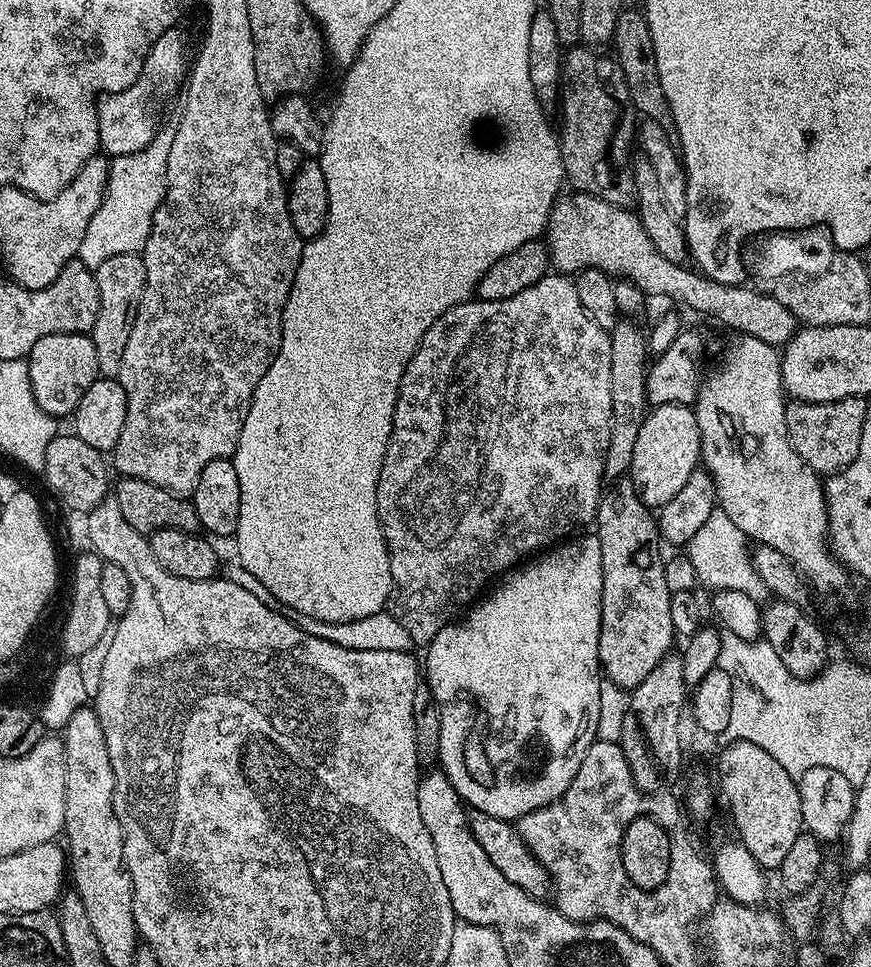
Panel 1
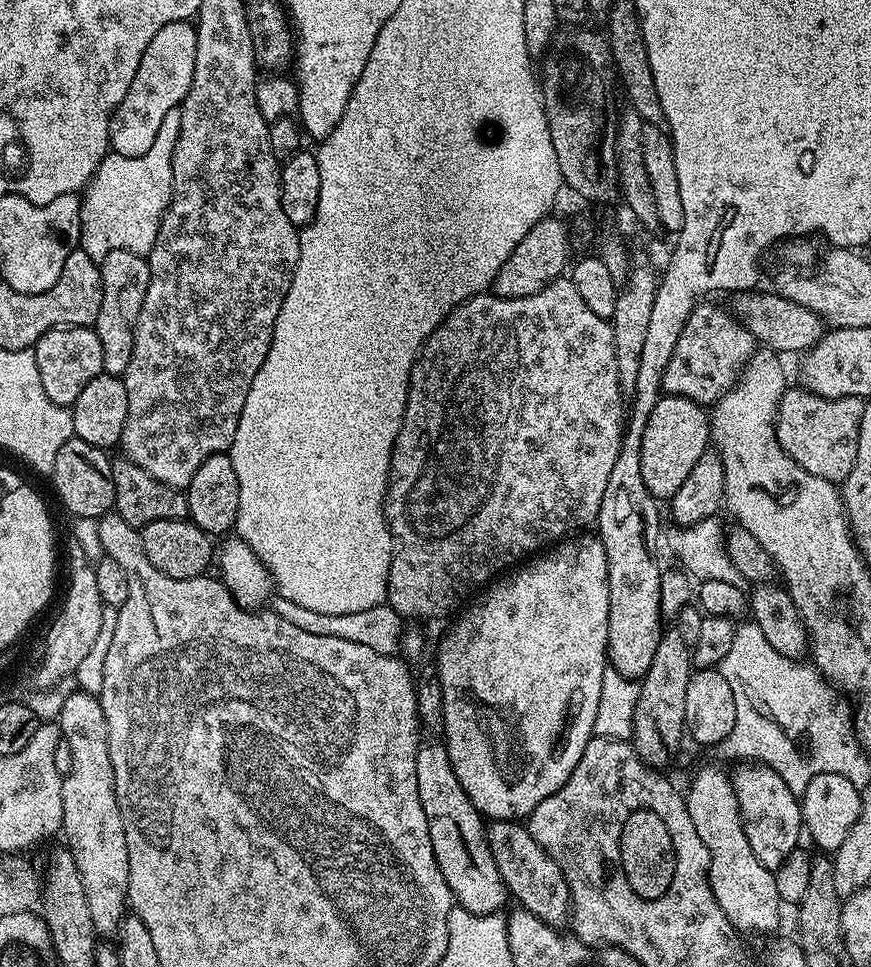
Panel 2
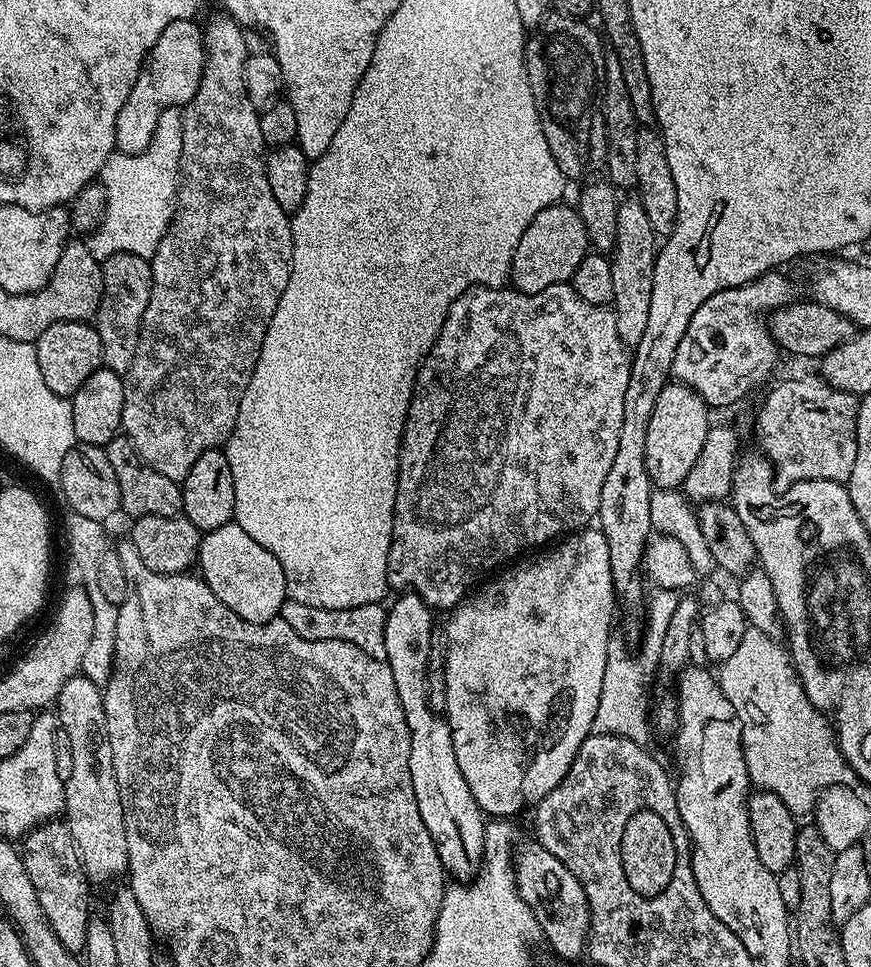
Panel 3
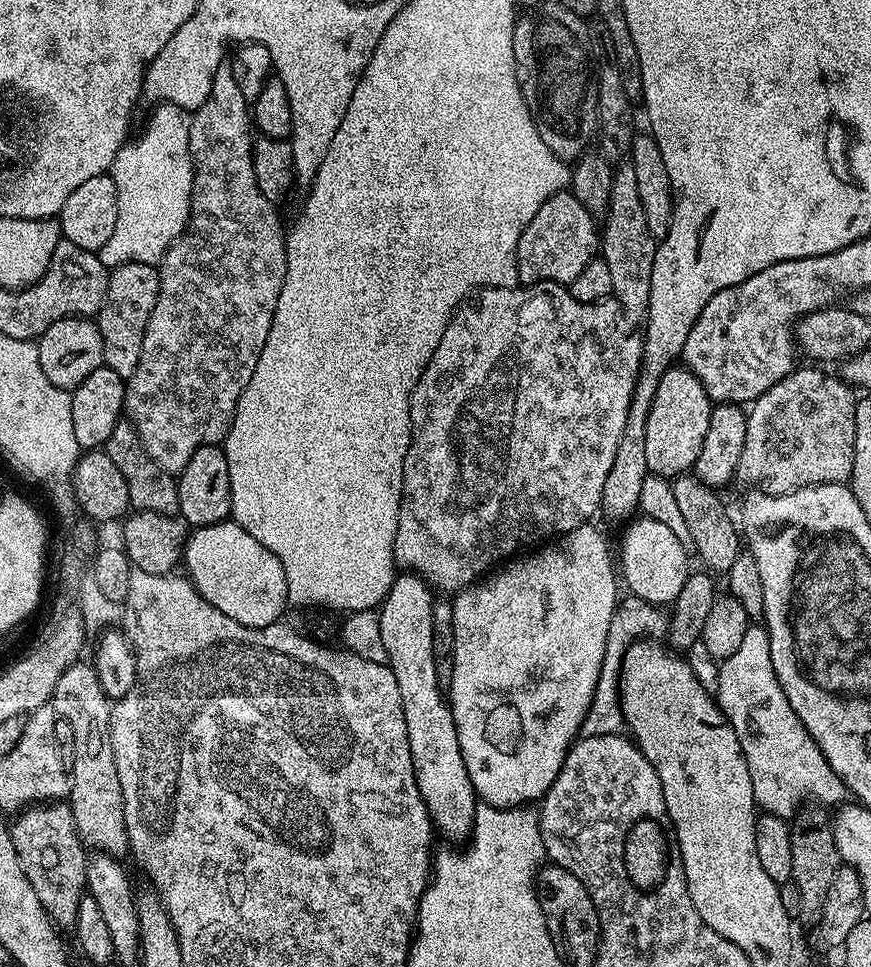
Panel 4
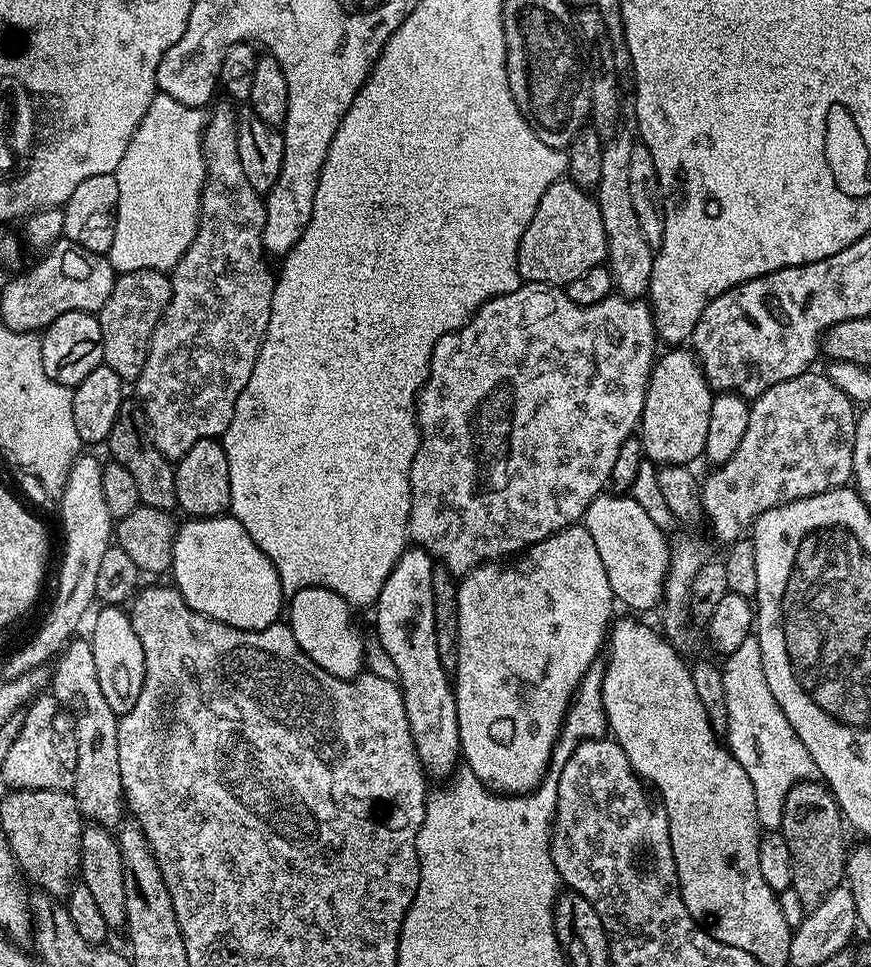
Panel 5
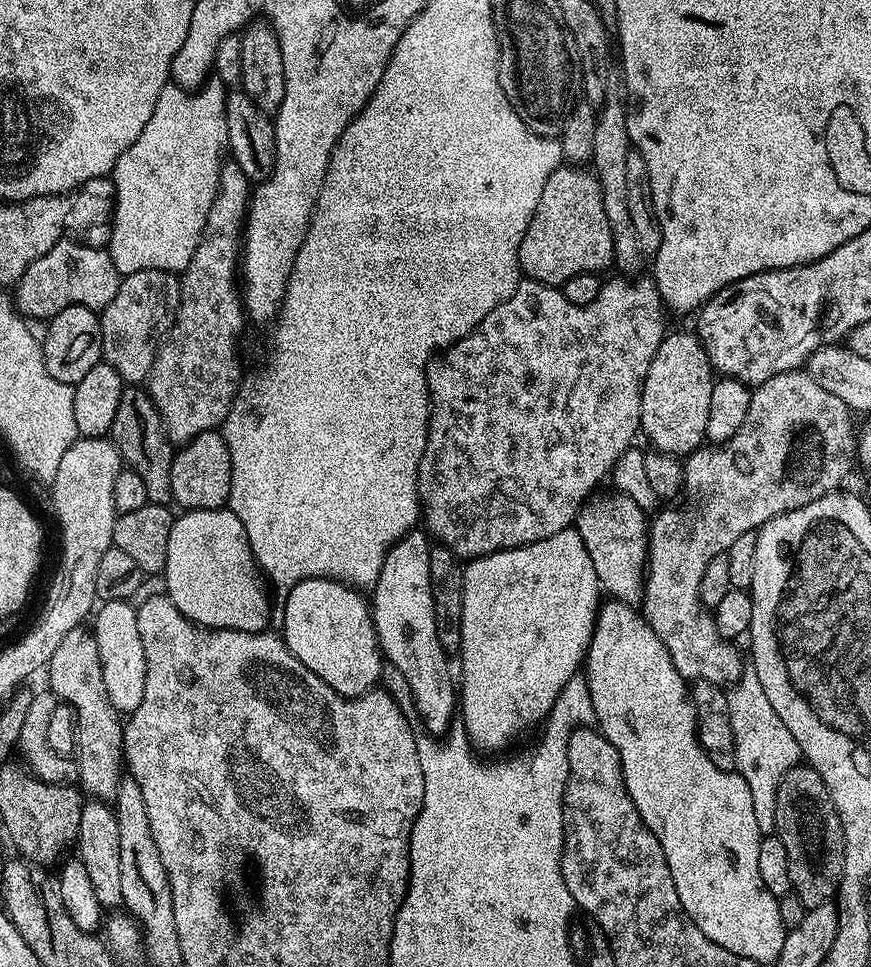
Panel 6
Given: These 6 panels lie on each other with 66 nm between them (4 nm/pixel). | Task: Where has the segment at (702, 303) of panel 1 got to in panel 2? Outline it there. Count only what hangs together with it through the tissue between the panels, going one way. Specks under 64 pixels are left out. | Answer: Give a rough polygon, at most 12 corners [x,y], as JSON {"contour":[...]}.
{"contour":[[775,290],[741,292],[734,315],[757,345],[803,354],[824,319]]}

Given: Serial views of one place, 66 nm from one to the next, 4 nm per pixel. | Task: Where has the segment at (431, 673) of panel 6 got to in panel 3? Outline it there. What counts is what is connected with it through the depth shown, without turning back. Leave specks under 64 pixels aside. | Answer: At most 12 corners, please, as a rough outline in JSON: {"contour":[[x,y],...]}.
{"contour":[[388,608],[384,654],[410,730],[410,782],[445,873],[471,882],[486,814],[427,701],[434,612]]}

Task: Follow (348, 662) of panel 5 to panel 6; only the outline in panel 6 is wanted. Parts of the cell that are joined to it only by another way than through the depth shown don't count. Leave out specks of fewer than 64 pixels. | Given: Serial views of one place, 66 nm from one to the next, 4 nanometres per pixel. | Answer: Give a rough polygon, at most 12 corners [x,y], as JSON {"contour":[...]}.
{"contour":[[340,580],[287,589],[284,644],[349,698],[381,683],[369,601]]}

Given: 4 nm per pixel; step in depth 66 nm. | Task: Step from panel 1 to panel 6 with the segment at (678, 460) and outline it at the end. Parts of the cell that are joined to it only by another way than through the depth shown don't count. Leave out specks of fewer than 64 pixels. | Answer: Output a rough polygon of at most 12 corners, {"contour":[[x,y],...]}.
{"contour":[[669,331],[642,386],[640,432],[665,456],[706,440],[714,369]]}

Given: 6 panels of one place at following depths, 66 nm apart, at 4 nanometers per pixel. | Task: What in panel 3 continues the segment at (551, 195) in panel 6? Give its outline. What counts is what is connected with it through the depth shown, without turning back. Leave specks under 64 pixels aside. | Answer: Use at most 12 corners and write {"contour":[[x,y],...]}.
{"contour":[[571,203],[544,208],[514,250],[510,284],[569,283],[590,245]]}

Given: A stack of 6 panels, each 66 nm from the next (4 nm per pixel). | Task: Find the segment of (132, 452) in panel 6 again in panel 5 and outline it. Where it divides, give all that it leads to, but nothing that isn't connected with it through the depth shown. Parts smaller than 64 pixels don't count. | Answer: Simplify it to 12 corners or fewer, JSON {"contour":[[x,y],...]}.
{"contour":[[125,399],[108,435],[141,504],[172,512],[176,469],[155,448],[144,411]]}

